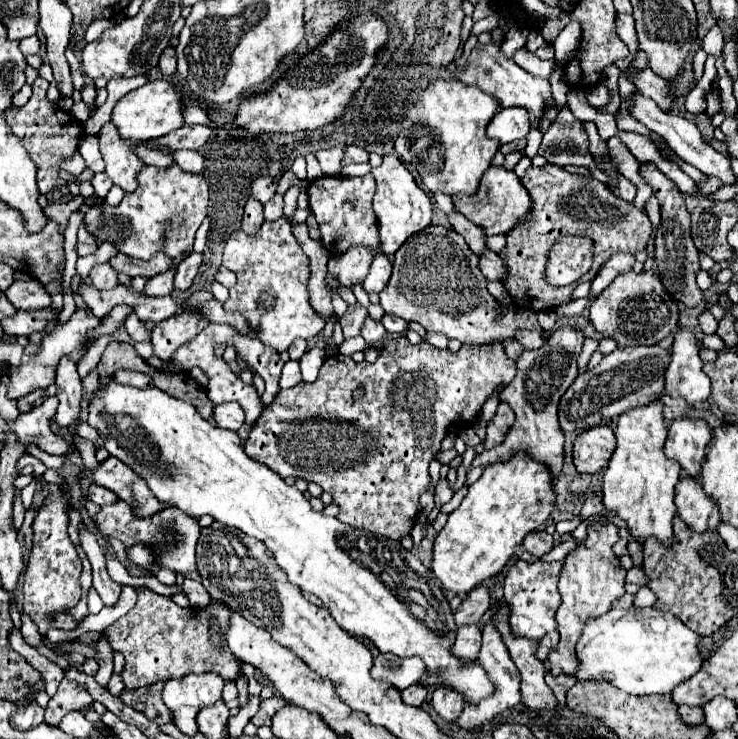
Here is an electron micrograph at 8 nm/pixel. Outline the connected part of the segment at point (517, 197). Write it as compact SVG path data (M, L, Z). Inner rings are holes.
M491 167L489 171L485 171L485 179L481 179L481 191L477 191L477 195L453 195L453 205L457 213L471 219L487 235L507 235L519 221L529 215L531 197L513 171L507 171L503 167Z

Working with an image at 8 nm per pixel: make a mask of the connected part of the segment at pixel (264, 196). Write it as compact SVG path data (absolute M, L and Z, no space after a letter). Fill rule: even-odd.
M259 177L253 181L253 197L261 203L267 203L273 195L275 195L275 189L277 189L277 179L275 177Z

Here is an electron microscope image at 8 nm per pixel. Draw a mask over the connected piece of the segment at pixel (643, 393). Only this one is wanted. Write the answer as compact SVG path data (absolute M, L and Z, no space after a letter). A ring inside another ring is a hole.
M657 345L615 349L597 367L581 373L569 387L571 393L565 391L565 395L561 397L561 403L559 403L561 431L581 433L581 431L591 429L593 425L599 425L601 421L619 417L621 413L633 407L641 407L649 403L663 391L663 375L669 365L669 359L671 359L669 351Z

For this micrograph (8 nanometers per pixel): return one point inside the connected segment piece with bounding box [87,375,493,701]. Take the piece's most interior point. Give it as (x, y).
(374, 588)

